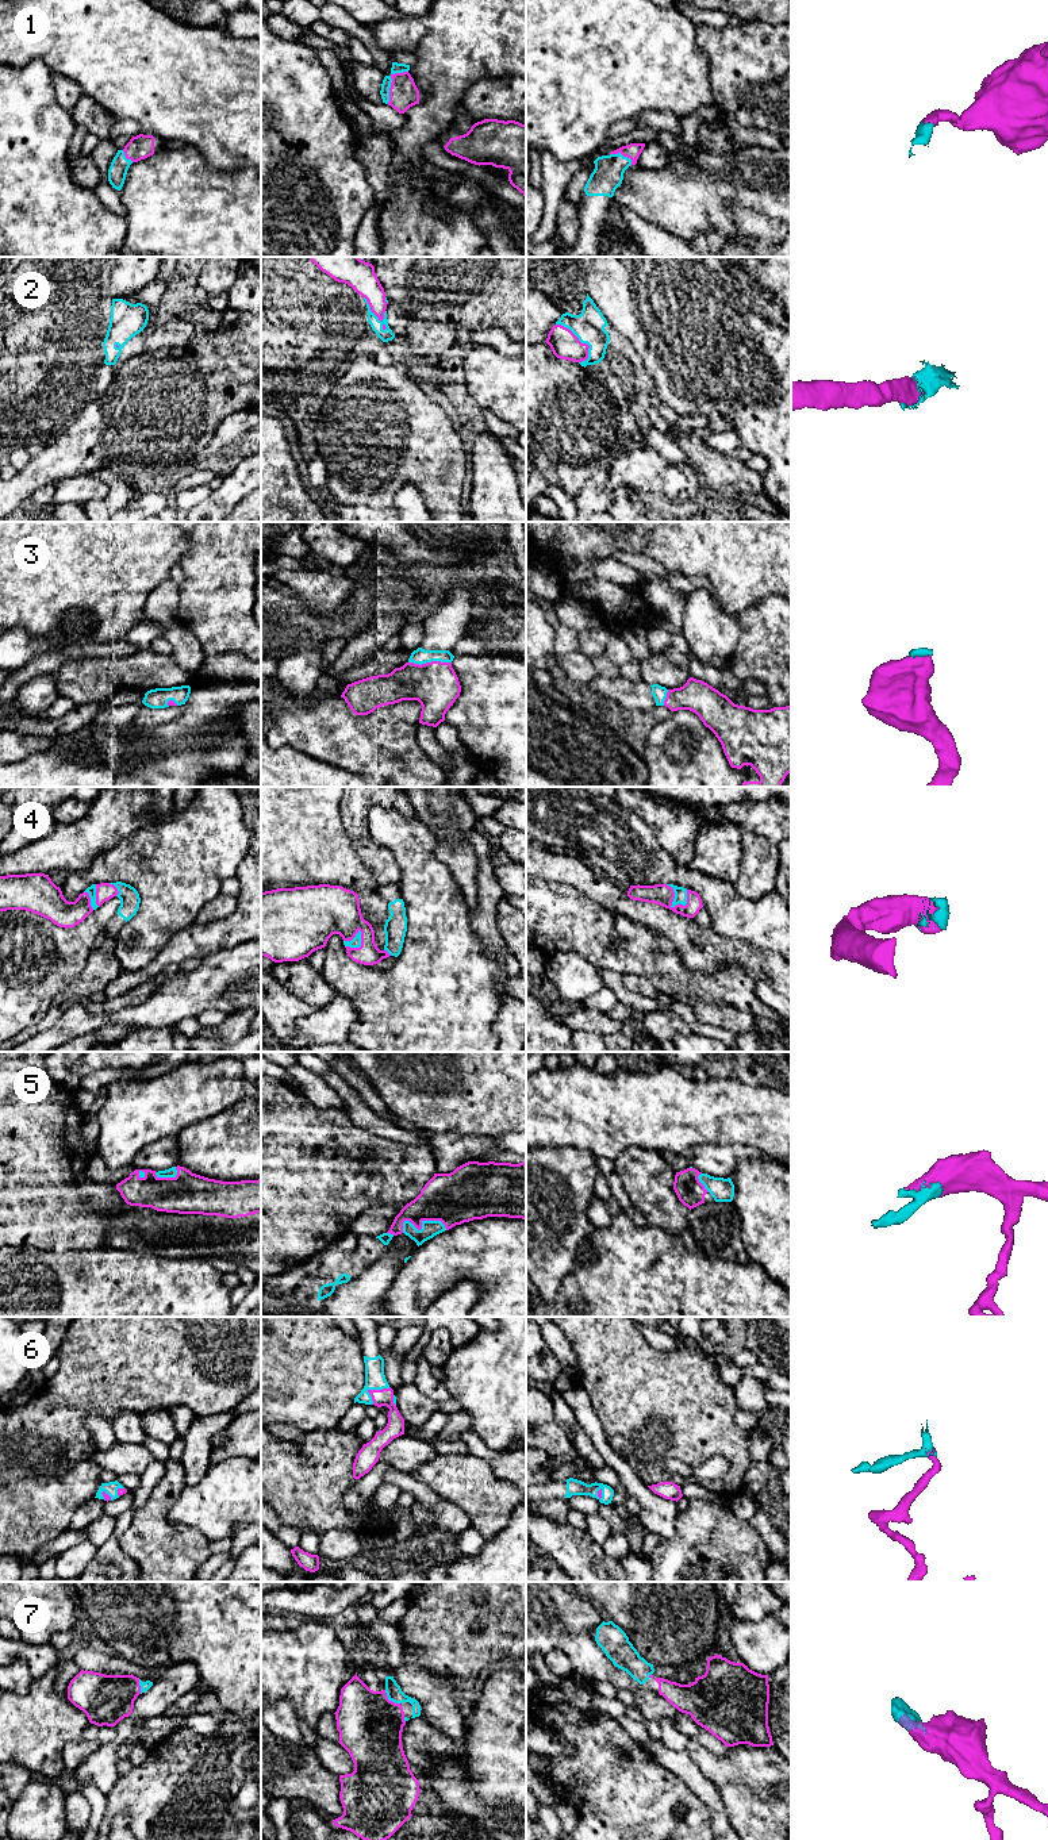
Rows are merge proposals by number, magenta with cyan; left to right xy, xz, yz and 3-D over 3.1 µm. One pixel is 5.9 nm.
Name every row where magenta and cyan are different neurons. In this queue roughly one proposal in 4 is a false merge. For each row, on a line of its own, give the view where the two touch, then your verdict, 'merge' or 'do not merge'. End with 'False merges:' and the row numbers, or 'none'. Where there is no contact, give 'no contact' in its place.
1: xz | merge
2: yz | merge
3: xz | merge
4: yz | merge
5: xz | merge
6: xz | merge
7: xz | merge
False merges: none

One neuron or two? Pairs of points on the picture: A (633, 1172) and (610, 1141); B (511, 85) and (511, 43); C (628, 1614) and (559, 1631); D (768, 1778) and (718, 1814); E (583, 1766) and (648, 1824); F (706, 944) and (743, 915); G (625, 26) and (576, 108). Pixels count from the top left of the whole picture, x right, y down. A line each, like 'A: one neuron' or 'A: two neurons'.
A: two neurons
B: two neurons
C: two neurons
D: two neurons
E: one neuron
F: two neurons
G: one neuron

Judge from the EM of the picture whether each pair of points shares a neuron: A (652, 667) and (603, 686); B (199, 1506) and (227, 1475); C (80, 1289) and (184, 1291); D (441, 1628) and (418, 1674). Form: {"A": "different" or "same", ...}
{"A": "different", "B": "same", "C": "same", "D": "different"}

